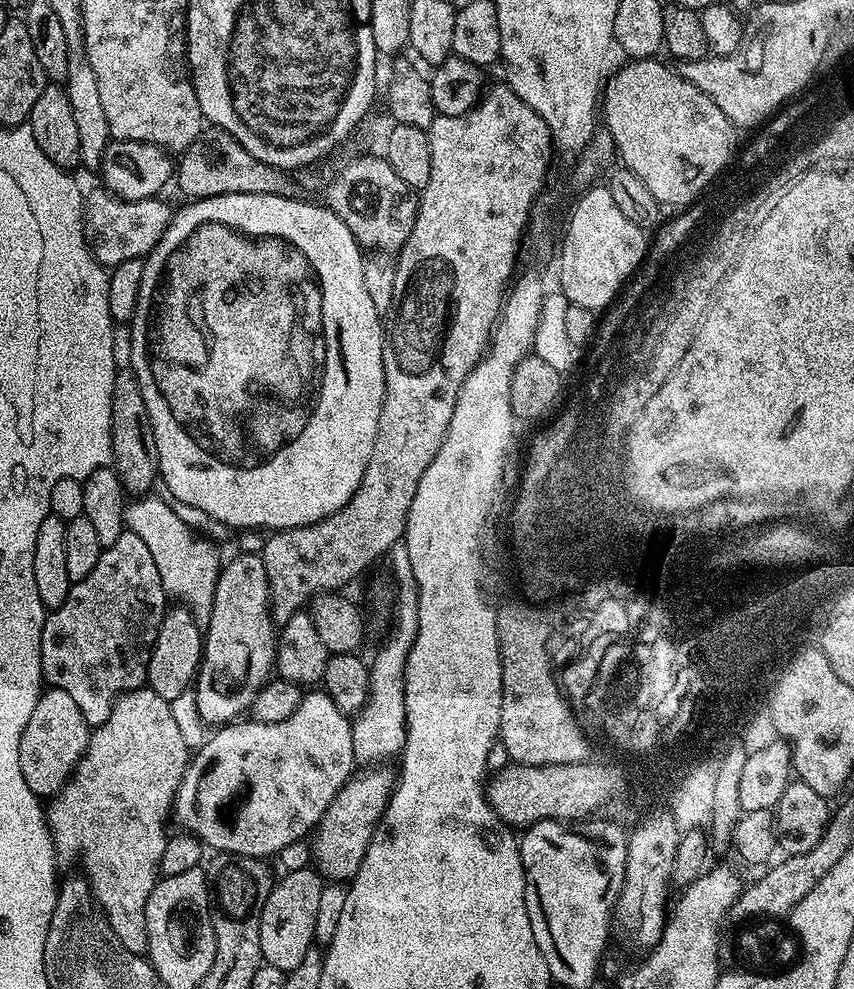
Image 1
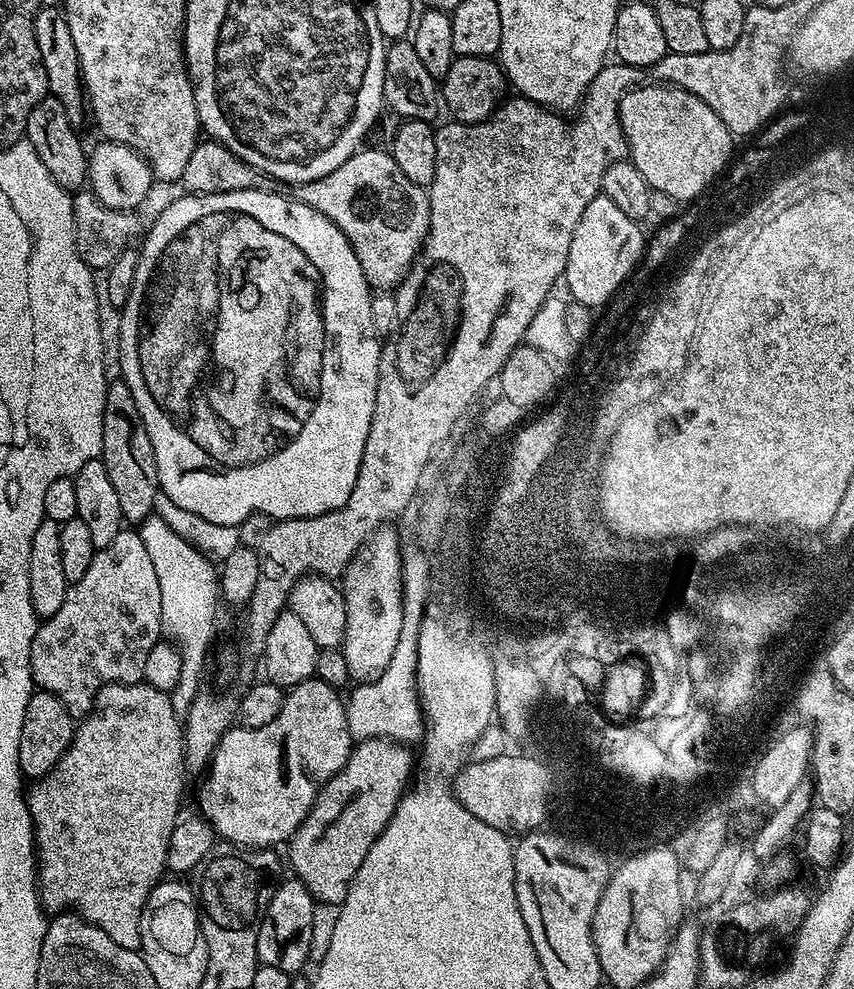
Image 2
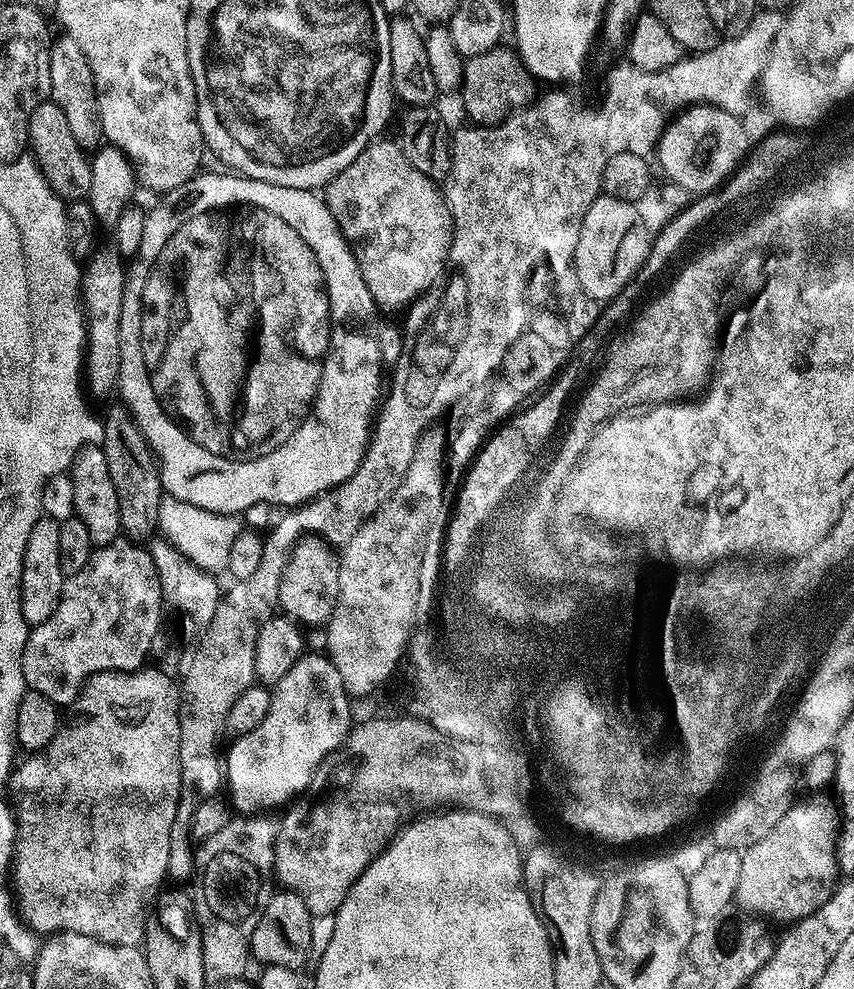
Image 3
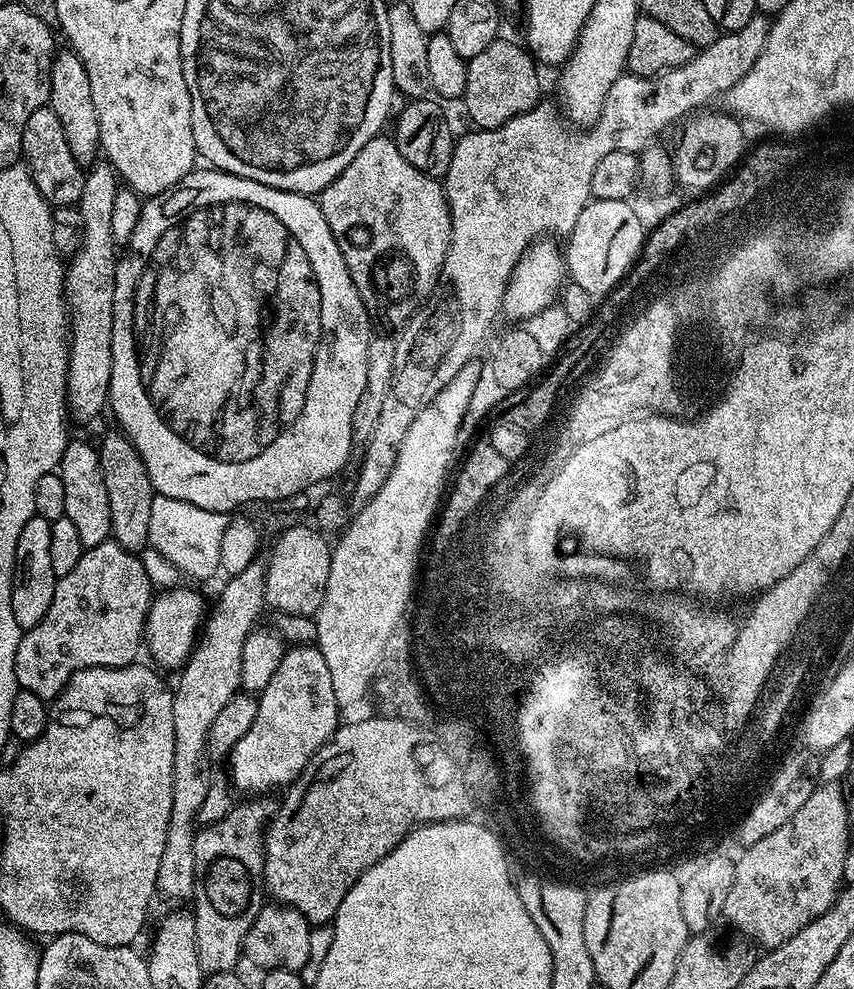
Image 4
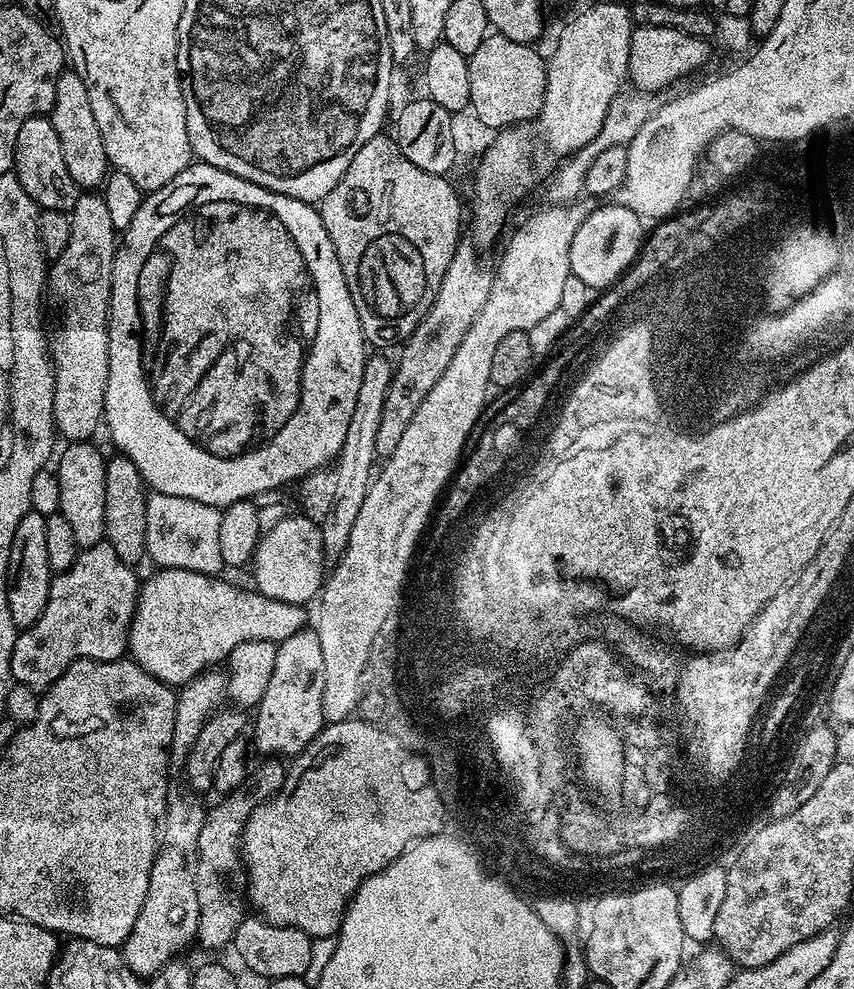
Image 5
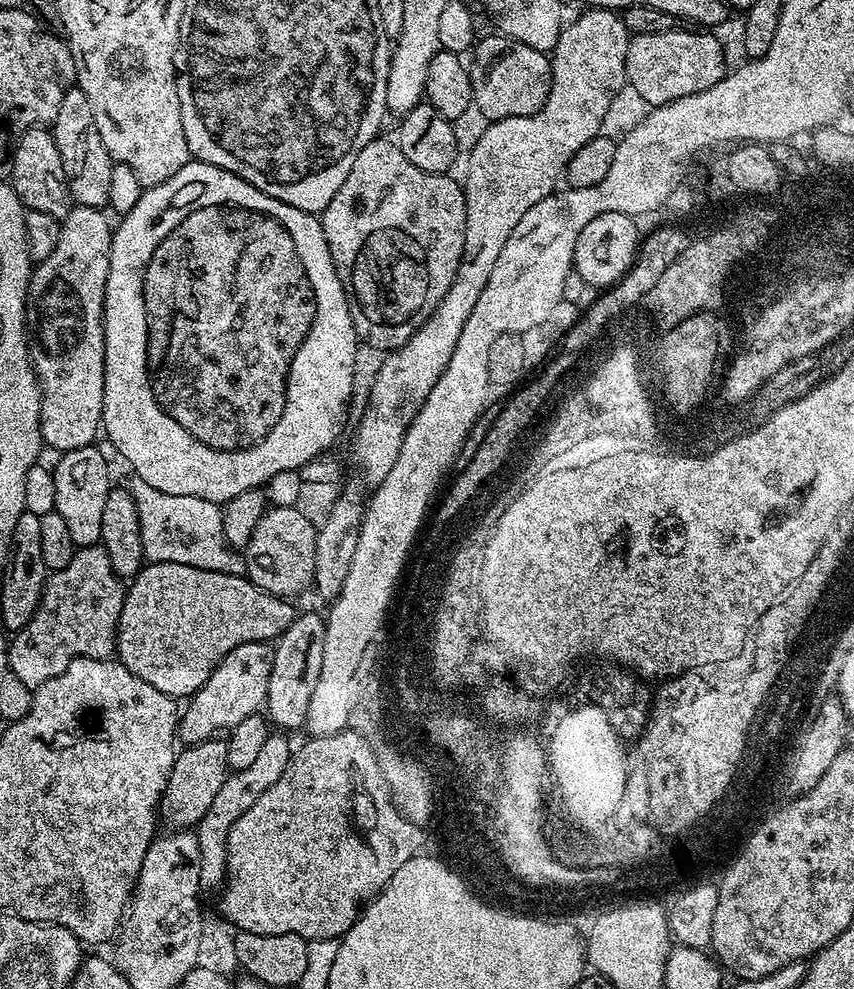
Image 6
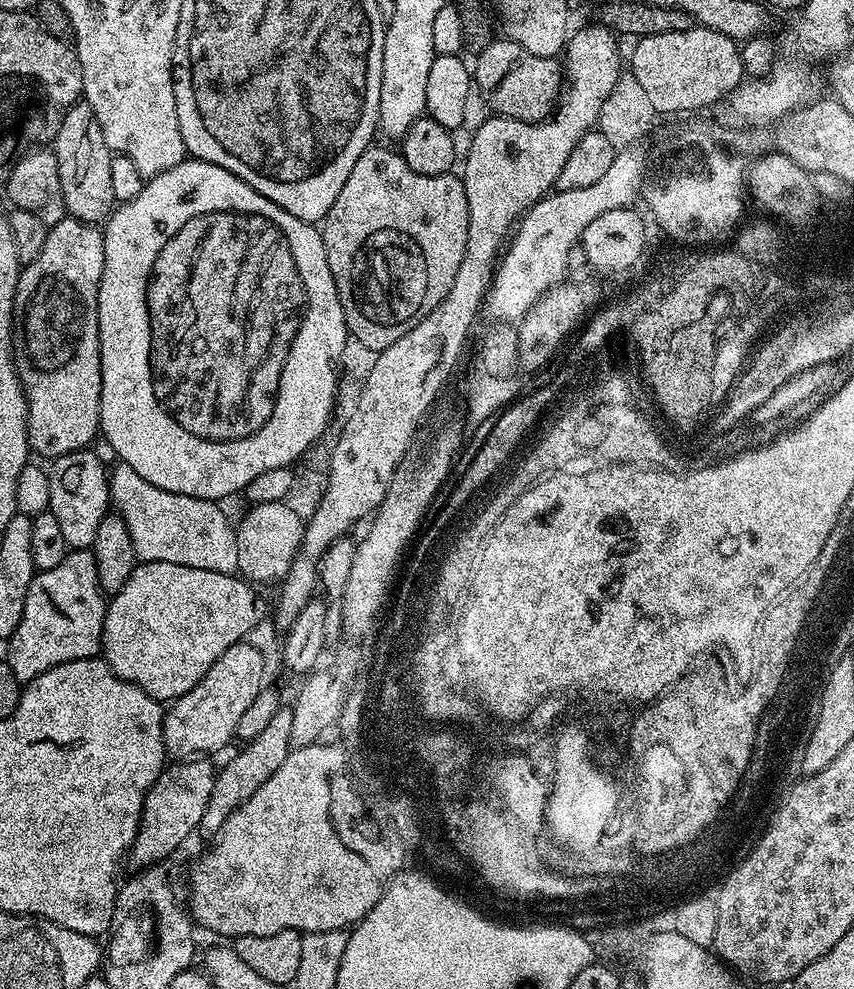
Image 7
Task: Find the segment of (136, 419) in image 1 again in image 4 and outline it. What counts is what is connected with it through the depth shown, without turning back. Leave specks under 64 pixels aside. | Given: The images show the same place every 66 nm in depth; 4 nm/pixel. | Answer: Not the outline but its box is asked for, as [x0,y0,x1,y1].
[98,430,154,553]

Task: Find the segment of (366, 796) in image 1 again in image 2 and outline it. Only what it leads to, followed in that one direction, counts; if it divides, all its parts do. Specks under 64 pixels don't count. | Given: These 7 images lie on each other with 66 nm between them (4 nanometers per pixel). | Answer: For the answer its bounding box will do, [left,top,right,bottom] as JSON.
[287,740,414,904]

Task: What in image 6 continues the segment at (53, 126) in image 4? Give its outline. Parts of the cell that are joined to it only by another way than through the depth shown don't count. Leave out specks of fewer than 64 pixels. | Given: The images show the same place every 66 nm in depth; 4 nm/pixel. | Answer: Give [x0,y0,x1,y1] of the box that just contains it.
[10,127,74,221]

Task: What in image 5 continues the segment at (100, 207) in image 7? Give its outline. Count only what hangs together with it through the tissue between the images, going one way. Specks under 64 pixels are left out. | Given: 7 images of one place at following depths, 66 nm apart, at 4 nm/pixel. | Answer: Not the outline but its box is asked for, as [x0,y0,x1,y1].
[50,70,110,190]

